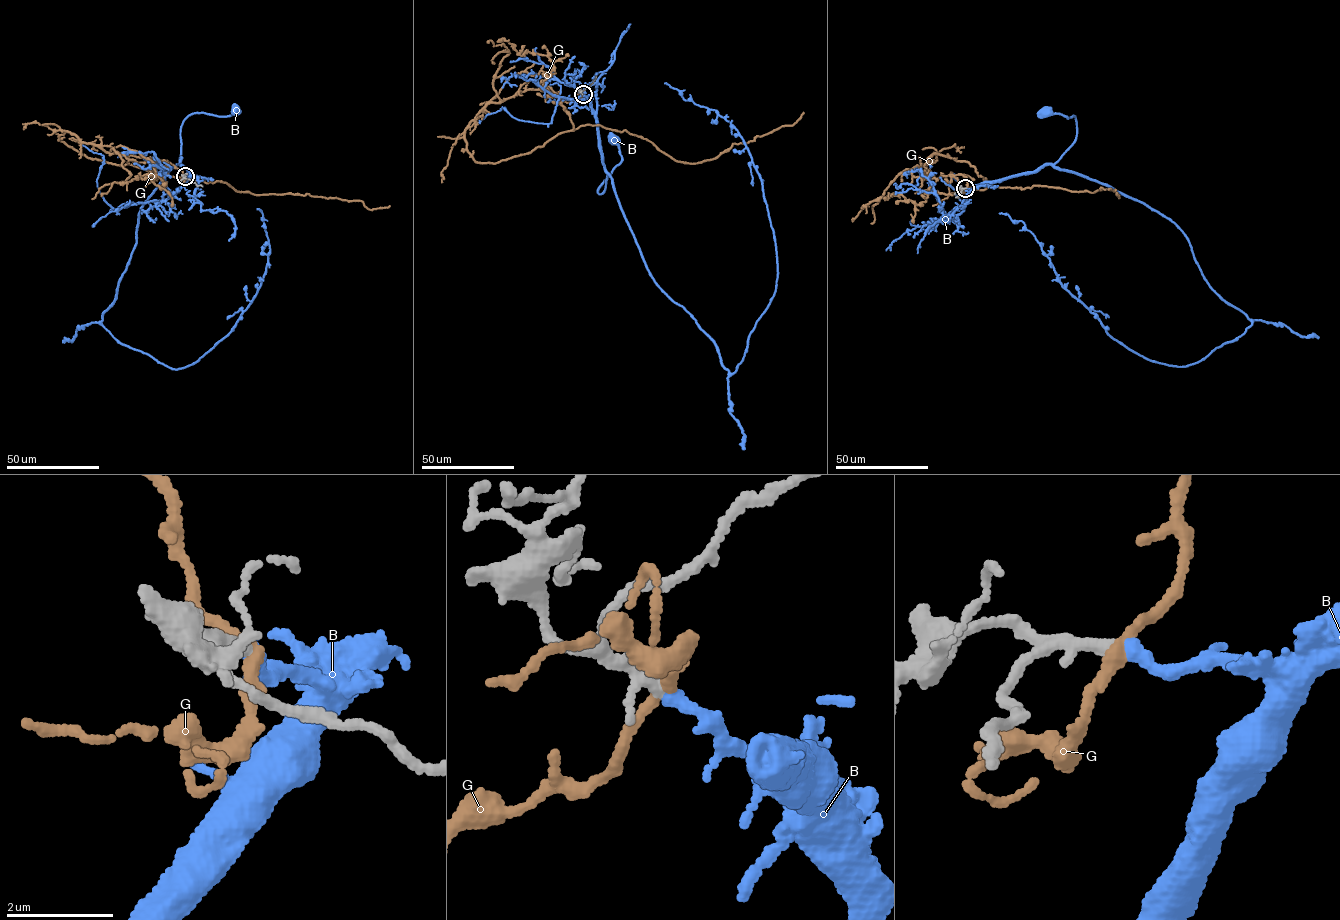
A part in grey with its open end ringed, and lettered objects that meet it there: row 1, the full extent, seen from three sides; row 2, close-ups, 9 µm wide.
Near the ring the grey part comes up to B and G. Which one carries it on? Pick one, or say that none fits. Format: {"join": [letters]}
{"join": ["B"]}

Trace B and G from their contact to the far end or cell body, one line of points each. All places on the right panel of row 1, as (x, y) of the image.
B: (965, 188), (1035, 172), (1059, 159), (1076, 138), (1075, 117), (1045, 112)
G: (965, 188), (966, 177), (935, 178), (921, 167), (938, 154), (968, 162), (992, 187), (1116, 193)

